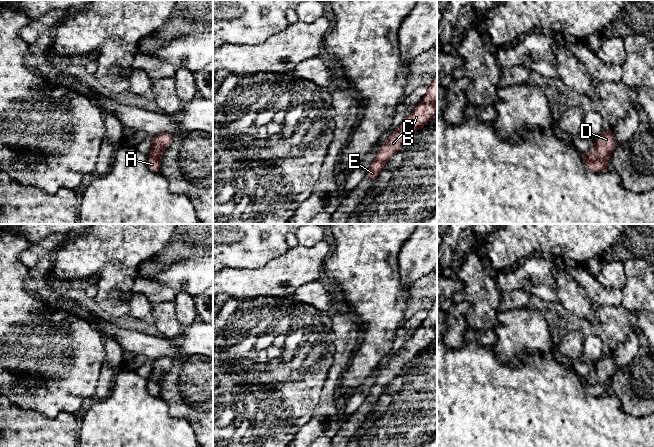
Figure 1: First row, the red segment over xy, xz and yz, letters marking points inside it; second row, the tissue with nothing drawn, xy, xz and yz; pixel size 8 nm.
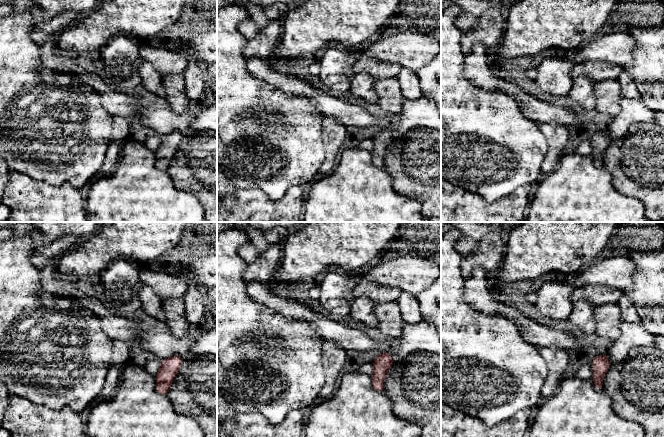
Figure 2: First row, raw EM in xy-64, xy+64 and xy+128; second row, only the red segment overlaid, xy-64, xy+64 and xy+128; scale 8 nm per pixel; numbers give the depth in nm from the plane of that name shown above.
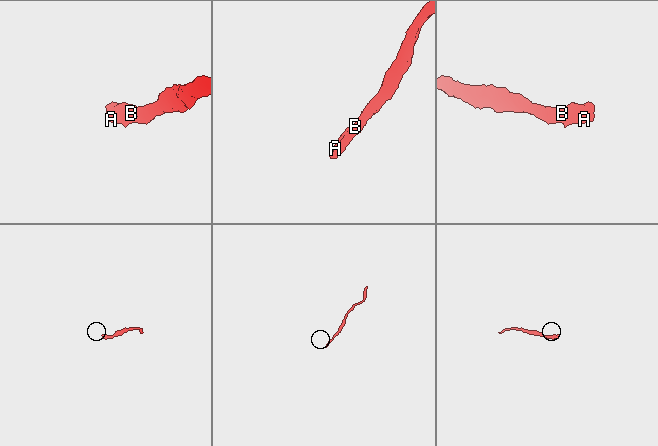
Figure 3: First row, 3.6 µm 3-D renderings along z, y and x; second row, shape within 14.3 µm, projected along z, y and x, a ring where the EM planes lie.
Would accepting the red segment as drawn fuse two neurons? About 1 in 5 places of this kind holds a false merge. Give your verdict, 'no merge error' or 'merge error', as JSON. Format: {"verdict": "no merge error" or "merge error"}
{"verdict": "no merge error"}

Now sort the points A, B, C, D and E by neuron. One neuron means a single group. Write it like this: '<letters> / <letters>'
A B C D E

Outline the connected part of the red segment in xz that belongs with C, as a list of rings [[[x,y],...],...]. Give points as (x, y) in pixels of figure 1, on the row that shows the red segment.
[[[437,75],[427,88],[427,94],[416,108],[381,145],[377,152],[376,159],[370,164],[370,167],[365,174],[366,178],[374,181],[381,173],[386,162],[401,149],[404,142],[436,115]]]

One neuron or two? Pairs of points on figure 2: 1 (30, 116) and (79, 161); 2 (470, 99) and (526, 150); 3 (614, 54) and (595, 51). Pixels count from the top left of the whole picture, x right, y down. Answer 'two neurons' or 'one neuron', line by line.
1: one neuron
2: one neuron
3: one neuron

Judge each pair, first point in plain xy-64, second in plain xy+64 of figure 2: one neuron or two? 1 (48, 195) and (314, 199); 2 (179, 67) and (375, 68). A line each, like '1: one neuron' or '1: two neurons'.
1: two neurons
2: one neuron

